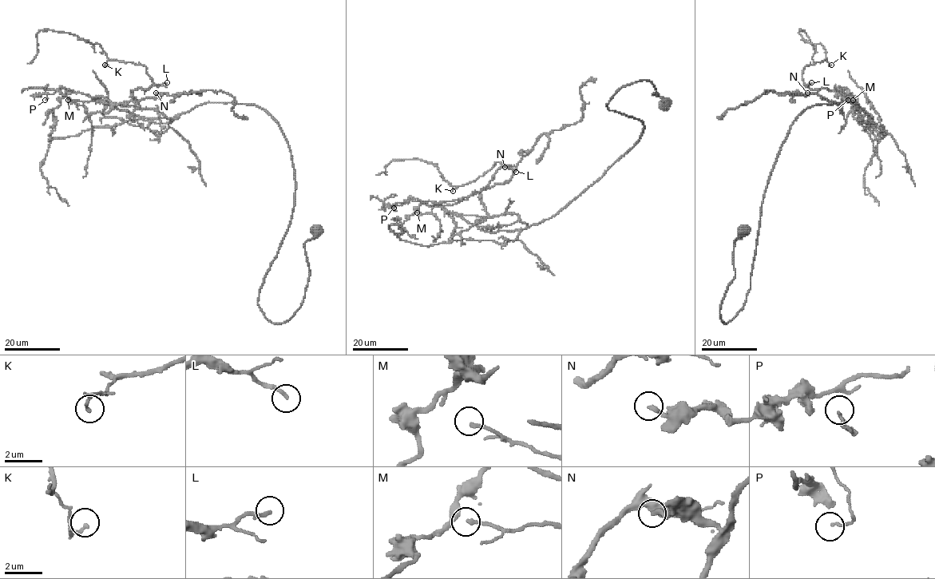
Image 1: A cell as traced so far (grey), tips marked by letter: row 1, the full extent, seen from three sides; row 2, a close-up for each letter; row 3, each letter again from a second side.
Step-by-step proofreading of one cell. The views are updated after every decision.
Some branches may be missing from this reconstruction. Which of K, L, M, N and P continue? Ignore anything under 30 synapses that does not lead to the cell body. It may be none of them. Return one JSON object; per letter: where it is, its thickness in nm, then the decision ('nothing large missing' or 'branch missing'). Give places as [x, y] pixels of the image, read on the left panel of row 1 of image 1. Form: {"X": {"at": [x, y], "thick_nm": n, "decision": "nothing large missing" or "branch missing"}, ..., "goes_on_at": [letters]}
{"K": {"at": [104, 65], "thick_nm": 150, "decision": "nothing large missing"}, "L": {"at": [167, 82], "thick_nm": 200, "decision": "branch missing"}, "M": {"at": [68, 100], "thick_nm": 180, "decision": "nothing large missing"}, "N": {"at": [156, 93], "thick_nm": 240, "decision": "nothing large missing"}, "P": {"at": [45, 100], "thick_nm": 100, "decision": "nothing large missing"}, "goes_on_at": ["L"]}

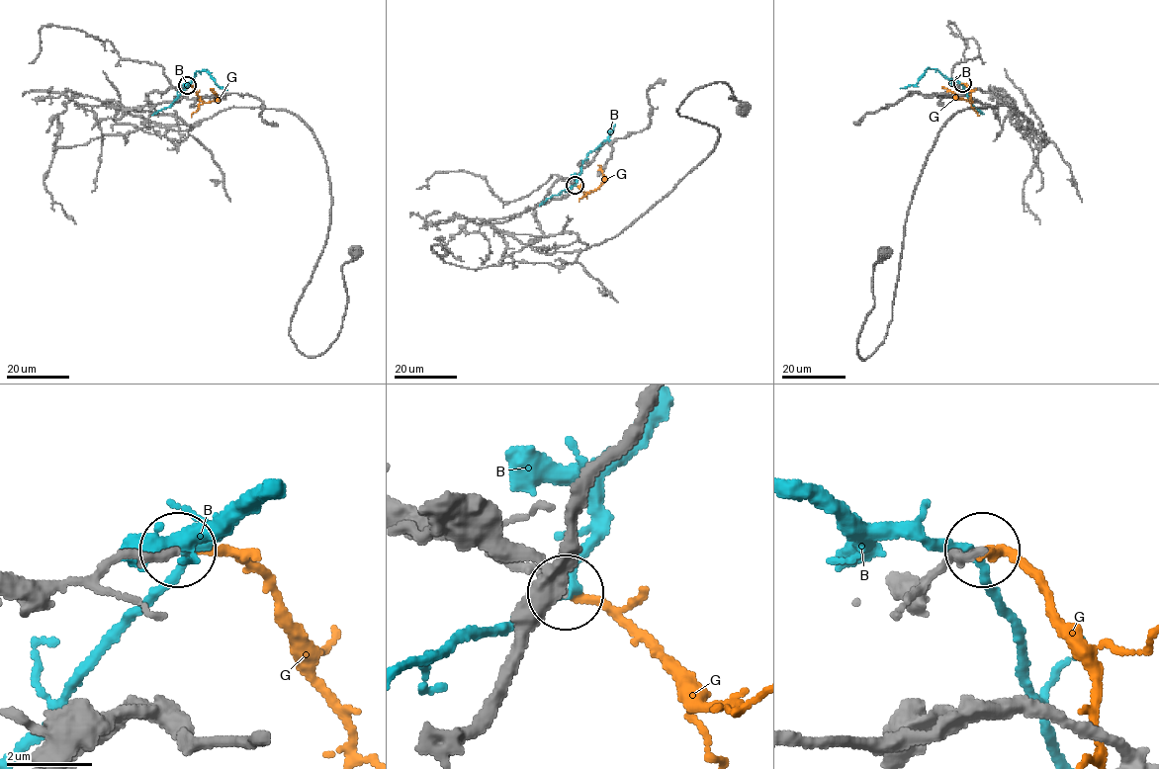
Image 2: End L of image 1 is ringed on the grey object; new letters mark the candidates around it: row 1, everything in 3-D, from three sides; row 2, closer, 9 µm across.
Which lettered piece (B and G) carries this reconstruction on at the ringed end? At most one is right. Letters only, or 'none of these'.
G

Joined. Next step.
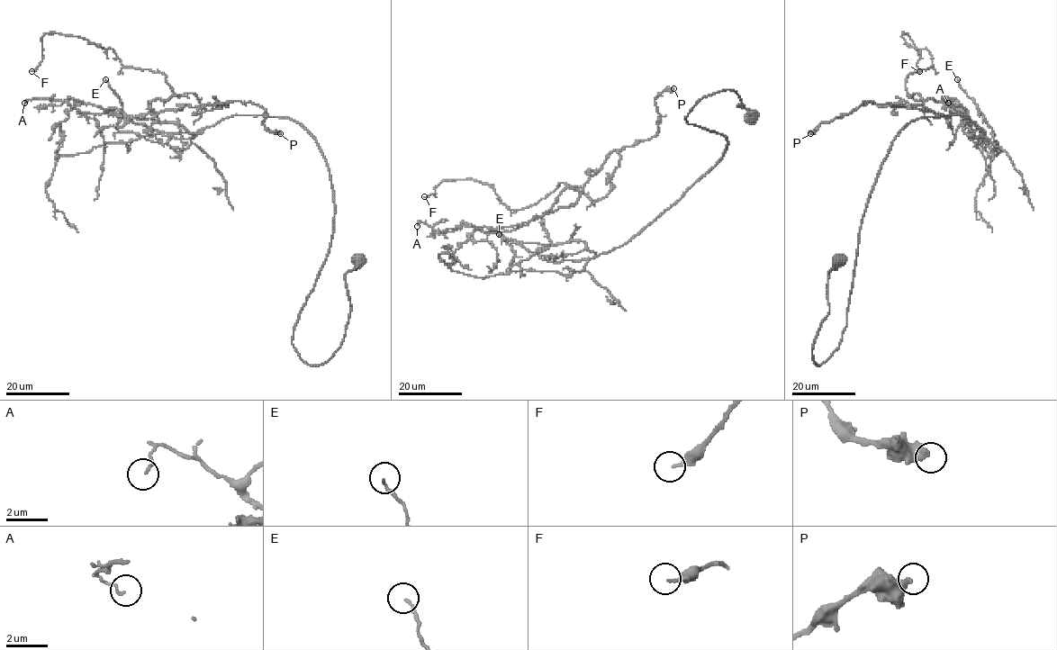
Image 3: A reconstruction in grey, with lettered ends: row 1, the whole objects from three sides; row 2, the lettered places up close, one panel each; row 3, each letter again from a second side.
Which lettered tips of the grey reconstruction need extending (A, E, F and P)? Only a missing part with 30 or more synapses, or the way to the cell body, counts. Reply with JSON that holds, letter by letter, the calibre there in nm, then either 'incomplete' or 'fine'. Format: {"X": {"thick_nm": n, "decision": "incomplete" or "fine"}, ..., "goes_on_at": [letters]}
{"A": {"thick_nm": 110, "decision": "fine"}, "E": {"thick_nm": 130, "decision": "fine"}, "F": {"thick_nm": 170, "decision": "fine"}, "P": {"thick_nm": 480, "decision": "fine"}, "goes_on_at": []}

